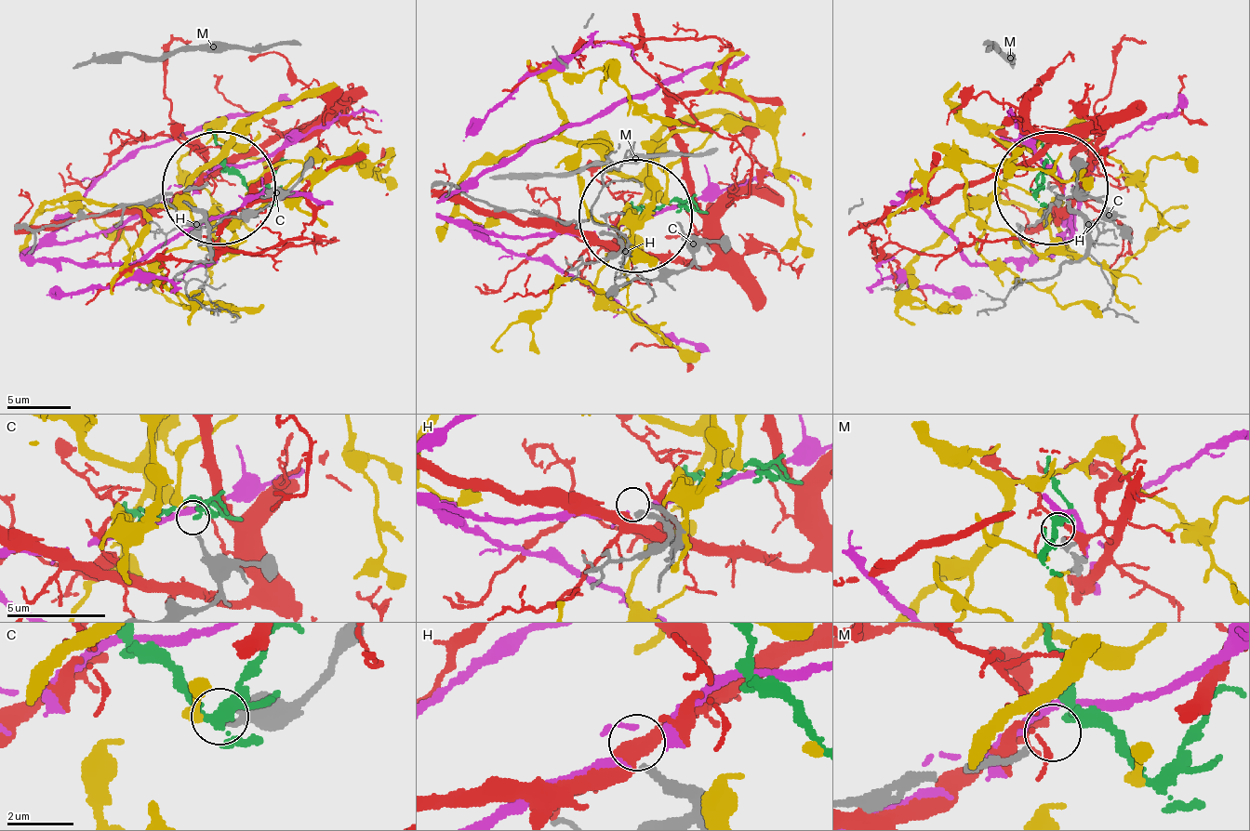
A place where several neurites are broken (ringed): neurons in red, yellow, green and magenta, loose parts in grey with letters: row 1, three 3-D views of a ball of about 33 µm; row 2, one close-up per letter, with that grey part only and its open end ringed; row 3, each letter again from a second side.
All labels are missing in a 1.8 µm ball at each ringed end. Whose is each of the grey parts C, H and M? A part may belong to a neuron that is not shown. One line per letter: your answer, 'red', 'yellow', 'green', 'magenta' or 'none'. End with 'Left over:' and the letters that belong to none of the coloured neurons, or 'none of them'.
C: yellow
H: none
M: green
Left over: H

